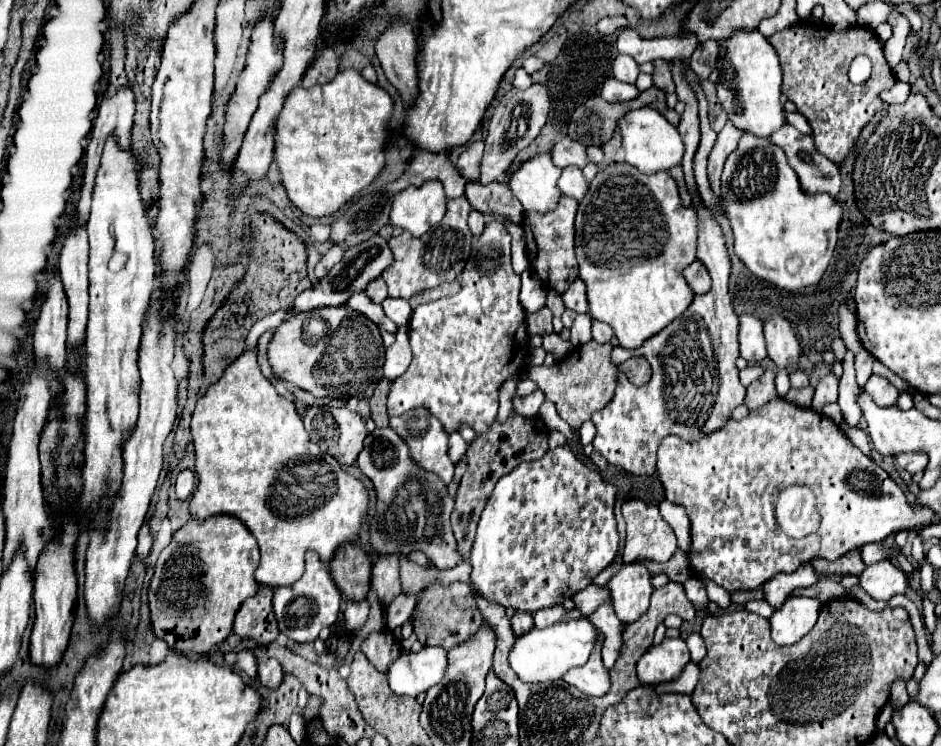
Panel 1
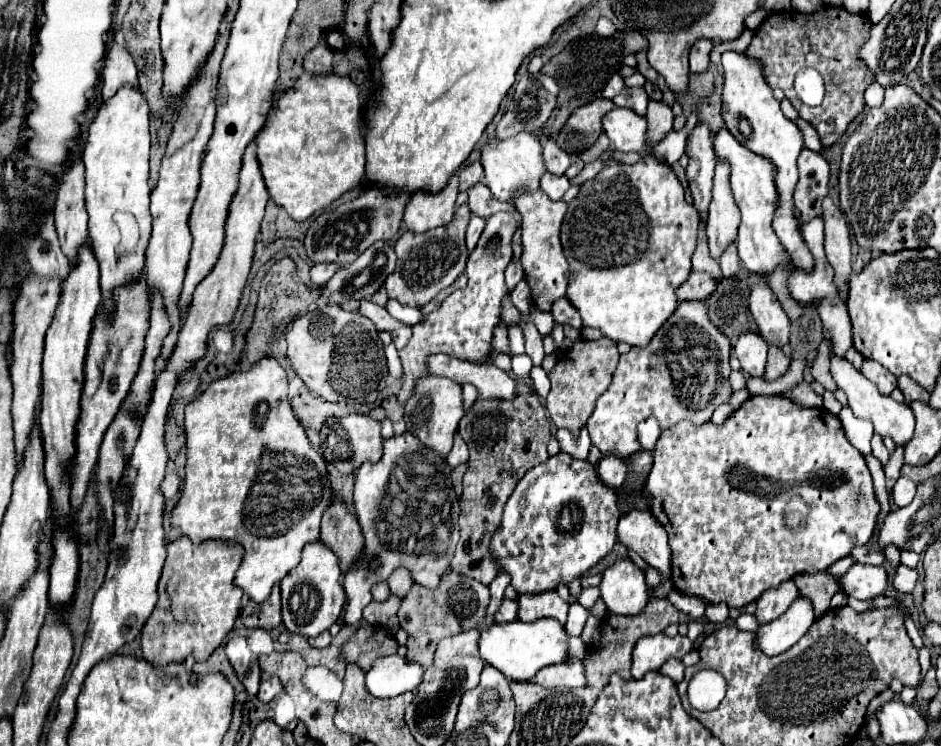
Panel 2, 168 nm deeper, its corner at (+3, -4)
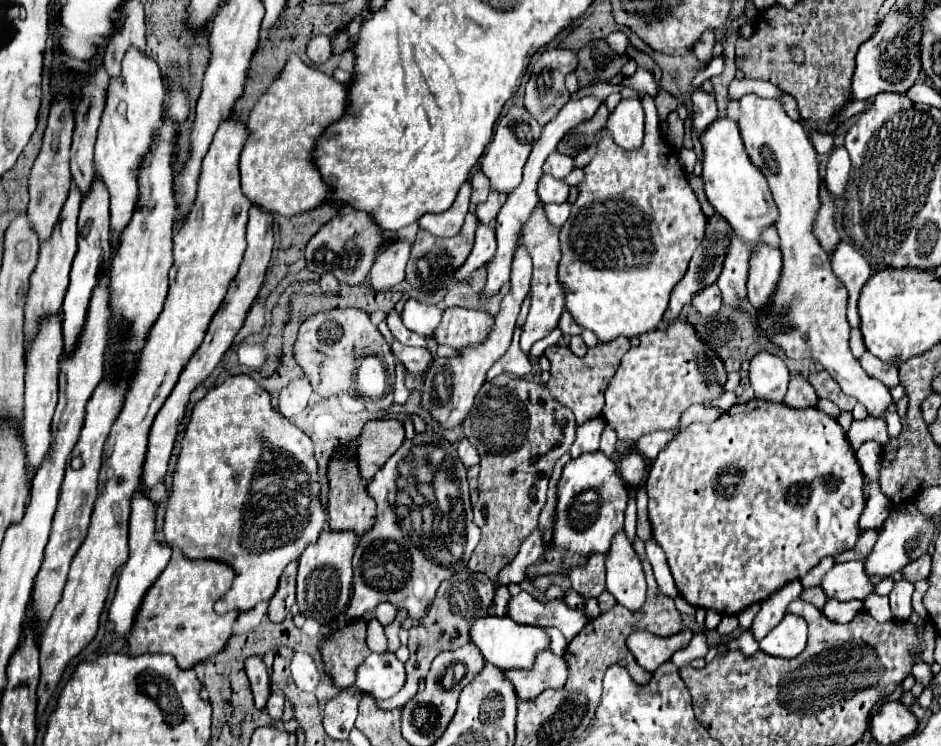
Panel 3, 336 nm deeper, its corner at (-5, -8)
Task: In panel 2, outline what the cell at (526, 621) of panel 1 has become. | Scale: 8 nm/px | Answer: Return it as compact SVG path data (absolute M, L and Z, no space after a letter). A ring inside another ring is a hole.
M504 599L498 609L498 621L516 621L516 601Z

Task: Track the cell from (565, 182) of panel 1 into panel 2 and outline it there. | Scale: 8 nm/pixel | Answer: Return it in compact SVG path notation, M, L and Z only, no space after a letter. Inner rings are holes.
M544 173L544 177L540 179L540 189L552 199L552 201L560 201L562 195L568 191L570 181L566 175L552 175L552 173Z

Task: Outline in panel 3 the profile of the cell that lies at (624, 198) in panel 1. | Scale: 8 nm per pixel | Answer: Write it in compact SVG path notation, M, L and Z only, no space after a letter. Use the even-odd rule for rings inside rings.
M644 95L642 105L646 113L646 135L642 147L636 151L624 151L614 149L610 137L600 139L596 157L584 167L586 177L578 185L580 195L560 231L562 261L558 275L566 289L566 309L578 325L594 331L600 341L612 341L618 335L640 337L658 329L668 309L668 297L680 277L684 277L692 251L704 239L708 221L686 181L676 151L664 141L654 99Z

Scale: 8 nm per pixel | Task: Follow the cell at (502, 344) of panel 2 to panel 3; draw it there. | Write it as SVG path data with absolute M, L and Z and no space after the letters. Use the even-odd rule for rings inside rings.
M520 243L520 247L516 249L516 255L514 255L514 263L512 263L510 293L502 299L500 313L496 315L490 337L478 347L462 349L458 359L456 357L436 359L436 365L432 365L432 369L426 373L420 407L430 413L432 421L438 423L440 431L452 431L452 429L456 429L464 423L464 417L472 409L472 401L476 399L476 393L480 391L482 383L486 381L486 371L508 351L512 331L514 331L514 325L516 325L516 317L520 313L520 305L522 305L524 297L530 291L530 277L532 277L532 261L530 261L530 255L526 253L524 245Z

